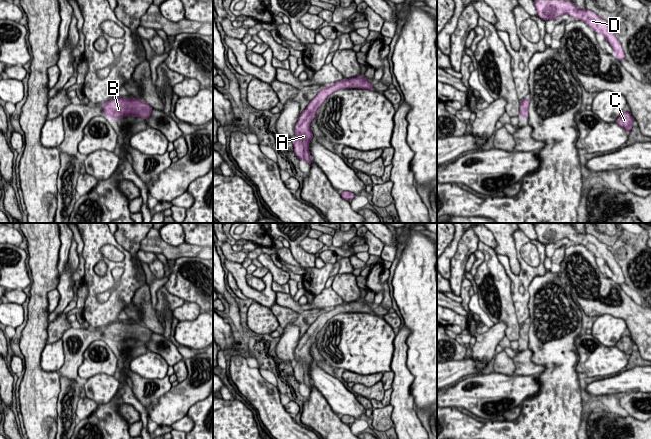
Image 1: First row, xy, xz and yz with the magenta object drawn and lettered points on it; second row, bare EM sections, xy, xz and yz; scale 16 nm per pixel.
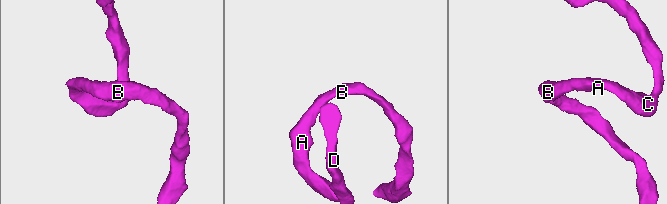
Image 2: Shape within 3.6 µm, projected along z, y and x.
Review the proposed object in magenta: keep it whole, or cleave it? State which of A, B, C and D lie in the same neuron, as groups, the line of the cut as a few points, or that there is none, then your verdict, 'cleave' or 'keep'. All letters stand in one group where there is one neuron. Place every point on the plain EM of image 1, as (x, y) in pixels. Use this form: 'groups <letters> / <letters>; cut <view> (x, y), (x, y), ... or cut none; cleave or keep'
groups A B C D; cut none; keep

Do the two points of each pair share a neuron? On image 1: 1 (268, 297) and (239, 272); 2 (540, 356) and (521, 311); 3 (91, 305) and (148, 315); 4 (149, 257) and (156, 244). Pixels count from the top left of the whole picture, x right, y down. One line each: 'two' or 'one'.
1: one
2: two
3: two
4: two

